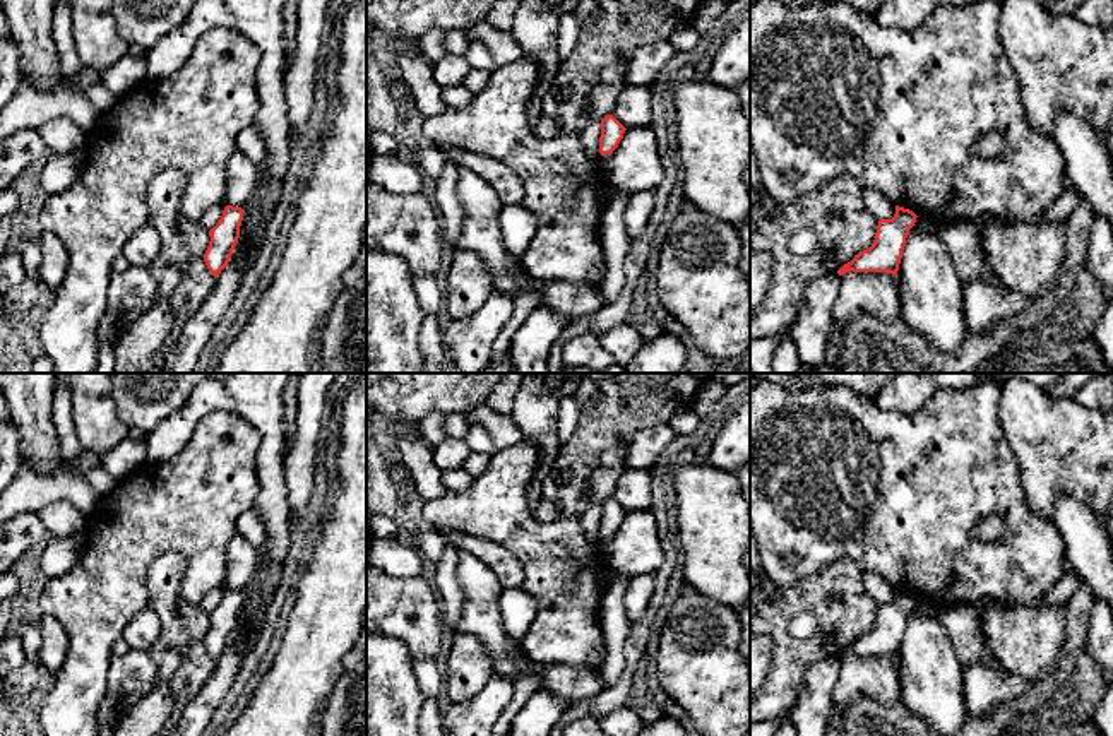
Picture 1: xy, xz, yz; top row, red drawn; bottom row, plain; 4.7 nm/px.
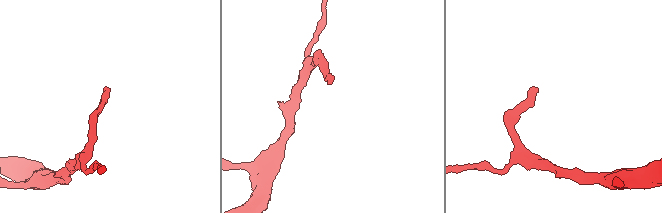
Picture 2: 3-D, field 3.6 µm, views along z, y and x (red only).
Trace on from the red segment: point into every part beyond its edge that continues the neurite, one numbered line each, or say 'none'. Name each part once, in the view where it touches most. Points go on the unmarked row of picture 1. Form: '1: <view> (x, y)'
none

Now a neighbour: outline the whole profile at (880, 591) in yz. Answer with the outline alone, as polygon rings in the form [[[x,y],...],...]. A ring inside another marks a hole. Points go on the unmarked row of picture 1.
[[[863,570],[863,584],[868,596],[877,602],[892,602],[896,589],[878,573]]]

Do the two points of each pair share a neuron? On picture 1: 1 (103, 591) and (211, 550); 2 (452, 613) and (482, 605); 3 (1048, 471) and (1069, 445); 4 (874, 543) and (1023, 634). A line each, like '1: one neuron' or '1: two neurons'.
1: one neuron
2: two neurons
3: one neuron
4: two neurons

